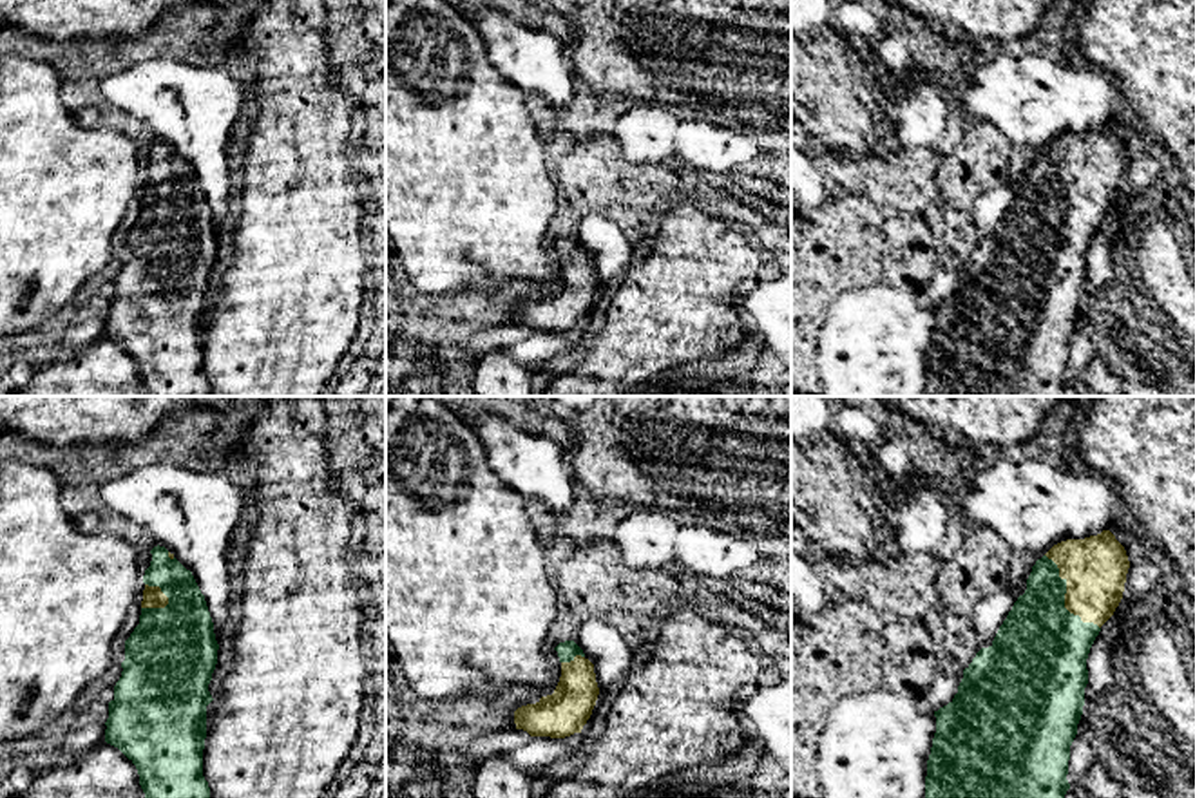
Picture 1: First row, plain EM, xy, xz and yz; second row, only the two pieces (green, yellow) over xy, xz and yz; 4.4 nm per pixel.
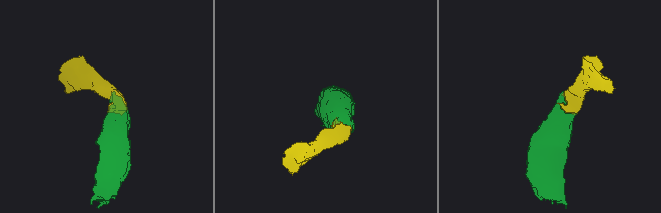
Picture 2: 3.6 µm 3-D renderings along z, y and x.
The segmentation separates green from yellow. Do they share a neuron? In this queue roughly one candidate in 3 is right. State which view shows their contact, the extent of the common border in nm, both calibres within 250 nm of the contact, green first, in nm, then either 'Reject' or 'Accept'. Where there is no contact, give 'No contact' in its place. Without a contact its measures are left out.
Touches green in yz. Shared border 420 nm. Thickness 400 nm (green) against 280 nm. Accept

